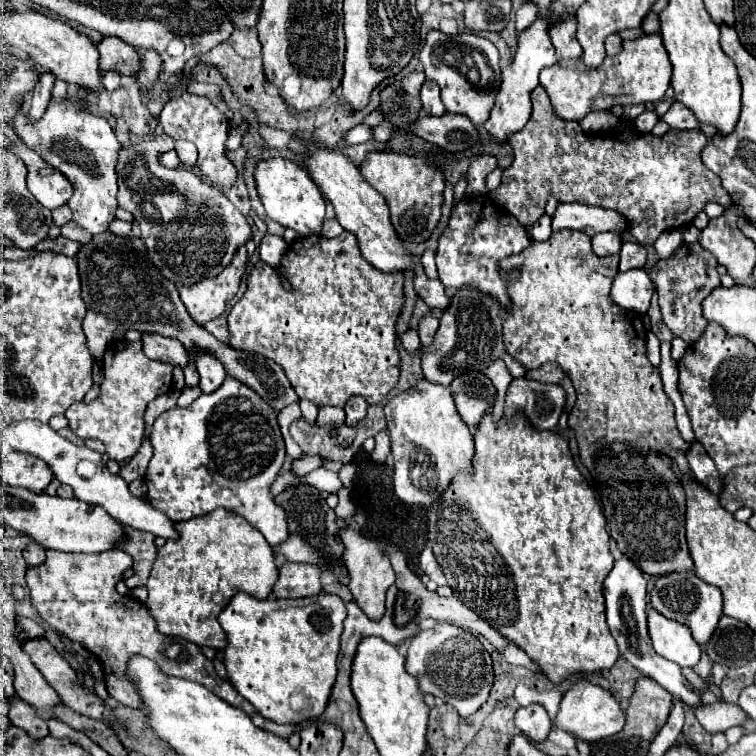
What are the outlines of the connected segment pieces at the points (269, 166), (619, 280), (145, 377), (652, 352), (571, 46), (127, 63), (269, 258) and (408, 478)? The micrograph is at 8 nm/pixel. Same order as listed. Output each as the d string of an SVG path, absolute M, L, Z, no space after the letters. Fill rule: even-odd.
M268 158L256 166L256 186L260 200L266 208L266 214L284 228L292 228L298 236L312 236L320 234L320 226L324 222L326 200L310 178L310 174L292 160L286 158Z
M632 268L628 272L618 272L612 282L612 300L626 310L646 314L650 298L654 294L654 284L644 268Z
M114 340L102 358L104 382L98 398L92 404L78 402L76 406L70 406L70 410L64 414L68 418L70 430L82 440L94 438L104 442L108 458L116 462L130 460L142 446L144 438L142 416L148 402L172 390L172 368L174 366L168 366L164 362L148 360L142 352L140 342Z
M649 330L646 339L647 357L650 363L655 367L658 367L661 362L660 345L661 342L655 334Z
M570 18L564 26L556 26L552 30L552 44L556 48L558 58L580 58L582 46L576 42L576 20Z
M104 36L100 44L96 44L96 50L100 54L100 70L114 70L126 76L132 76L132 70L136 70L136 58L140 58L140 52L128 46L122 38Z
M266 234L260 244L260 258L272 266L278 266L280 258L284 256L284 250L288 250L288 244L282 236Z
M420 380L414 390L392 398L386 406L386 422L394 454L394 492L406 504L432 506L458 474L474 470L474 440L456 412L448 388Z

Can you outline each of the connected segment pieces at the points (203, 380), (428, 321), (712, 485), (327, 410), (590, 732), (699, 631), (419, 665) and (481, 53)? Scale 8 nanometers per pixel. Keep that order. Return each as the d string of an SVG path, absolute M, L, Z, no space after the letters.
M212 354L198 356L196 368L198 368L198 374L200 374L200 388L202 388L204 394L218 390L222 386L222 382L226 380L224 366L220 366L220 362L216 358L212 358Z
M426 314L422 320L420 320L420 326L418 326L418 332L420 332L420 342L424 348L428 348L432 342L434 342L434 334L436 334L436 328L438 328L438 318L434 314Z
M698 440L690 442L690 448L686 450L686 460L690 464L690 470L698 482L706 484L714 494L720 492L720 478L716 478L716 468L712 466L712 460L708 458L704 446L700 446Z
M322 406L318 412L318 424L320 426L332 426L332 428L340 428L346 424L346 414L342 408L334 408L334 406Z
M576 680L572 684L572 688L562 696L562 702L560 702L554 726L558 730L564 730L564 732L572 734L576 740L598 742L602 738L612 736L612 734L622 730L622 726L624 726L624 712L620 708L620 704L616 702L616 698L608 690L596 686L596 684L588 682L588 680Z
M672 572L672 574L656 578L654 586L650 590L650 604L662 616L690 626L692 636L698 644L706 644L710 640L710 636L716 630L718 620L722 616L722 592L720 592L720 588L704 582L694 572Z
M444 622L414 636L406 654L406 670L418 680L424 694L432 694L454 706L462 718L468 718L482 708L494 684L492 658L480 640L466 630Z
M430 30L420 50L420 62L426 78L440 86L446 112L464 114L476 124L484 124L488 120L496 90L500 88L498 50L490 40L474 34L446 36L440 30Z

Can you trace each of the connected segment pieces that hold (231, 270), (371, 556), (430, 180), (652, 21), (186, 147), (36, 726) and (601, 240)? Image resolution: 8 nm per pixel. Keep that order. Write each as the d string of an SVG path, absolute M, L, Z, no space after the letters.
M242 246L234 260L230 262L228 268L224 268L216 278L198 282L196 286L182 286L178 288L180 298L186 306L186 310L190 312L190 316L202 326L208 320L218 318L224 308L226 302L234 298L234 294L238 292L238 284L240 284L240 276L244 274L244 264L248 260L248 252Z
M346 528L342 530L342 542L346 546L344 550L344 558L346 558L346 566L350 572L350 584L348 588L354 594L354 602L362 608L362 612L378 622L384 616L384 598L386 598L386 590L394 584L394 570L388 562L388 558L384 556L384 552L378 548L378 544L366 536L362 536L358 530Z
M370 152L360 164L362 178L384 196L390 208L390 220L396 234L414 244L422 244L430 238L432 230L440 222L440 204L444 192L444 176L430 168L422 158L412 158L394 152Z
M650 12L644 20L642 20L642 30L644 34L658 34L660 32L660 22L658 22L658 14Z
M178 140L174 150L176 150L176 154L178 154L178 158L180 158L180 164L182 164L182 166L194 166L194 164L196 164L198 154L196 154L196 146L194 146L192 142Z
M18 696L10 698L10 722L22 730L26 730L32 738L44 738L48 736L48 726L46 720L38 716L38 712L28 706L28 702L24 702Z
M596 234L596 238L592 238L592 250L596 256L610 256L620 250L620 242L616 234Z

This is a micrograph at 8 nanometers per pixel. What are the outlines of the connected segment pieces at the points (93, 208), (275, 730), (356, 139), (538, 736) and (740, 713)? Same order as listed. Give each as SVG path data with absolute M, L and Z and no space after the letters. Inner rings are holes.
M64 100L60 104L48 104L44 116L34 124L26 120L26 110L22 110L12 120L12 126L18 132L18 136L26 142L26 146L36 150L50 166L58 168L72 182L74 186L74 196L70 200L72 222L92 236L102 234L110 226L110 222L116 220L114 212L118 208L116 164L122 146L112 126L104 118L82 112L70 100Z
M48 550L46 552L46 562L40 566L28 566L26 570L26 584L30 588L30 602L40 614L44 622L48 622L56 634L66 636L72 642L84 644L102 664L106 672L106 690L108 694L118 700L124 706L130 708L140 708L140 700L136 698L136 692L132 690L132 684L128 678L124 678L124 662L132 654L142 654L172 676L178 678L188 678L194 682L204 684L210 692L216 696L224 698L228 704L236 708L244 708L252 722L268 730L276 736L288 738L294 732L300 732L302 726L288 726L288 724L278 724L278 722L268 722L266 718L260 718L236 690L228 690L228 682L222 680L212 662L202 654L202 650L186 642L182 638L172 638L164 636L156 628L156 620L150 616L148 608L140 604L132 596L122 596L116 592L116 582L122 580L122 572L126 570L124 566L132 566L132 558L122 552L122 550L106 550L100 554L68 554L68 552L58 552L58 550Z
M358 124L356 128L352 128L352 130L344 132L344 136L342 136L342 142L344 142L346 146L356 146L356 144L368 142L368 140L370 140L370 134L372 134L372 130L370 130L368 126L364 126L364 124Z
M530 704L526 708L518 708L514 722L516 722L518 732L522 732L524 736L528 736L534 742L546 740L552 730L552 720L540 704Z
M700 702L698 706L692 706L692 712L696 720L710 734L726 732L730 726L744 726L750 720L750 716L740 706L728 702L714 702L714 704Z

